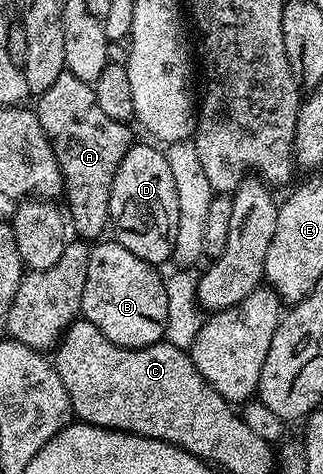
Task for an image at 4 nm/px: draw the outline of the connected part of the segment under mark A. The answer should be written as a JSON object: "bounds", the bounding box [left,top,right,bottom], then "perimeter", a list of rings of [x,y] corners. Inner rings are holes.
{"bounds":[34,72,134,240],"perimeter":[[[65,72],[54,80],[46,92],[38,95],[34,109],[46,136],[52,145],[58,168],[64,177],[63,197],[68,198],[66,214],[70,226],[84,240],[96,240],[109,229],[110,188],[118,172],[118,164],[134,144],[132,126],[126,122],[110,120],[96,99],[93,83],[78,80],[78,76]]]}

